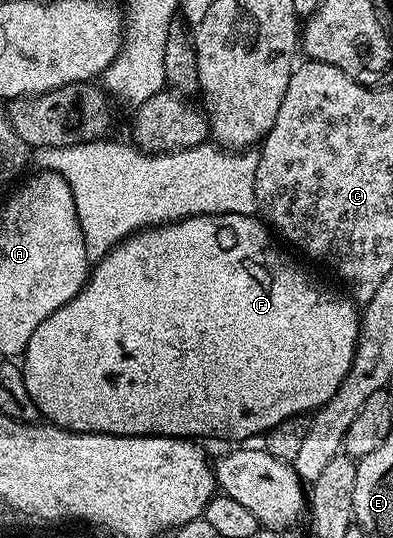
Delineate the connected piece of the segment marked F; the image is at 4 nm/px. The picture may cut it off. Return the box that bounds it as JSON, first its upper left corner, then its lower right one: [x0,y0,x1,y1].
[19,214,361,442]

